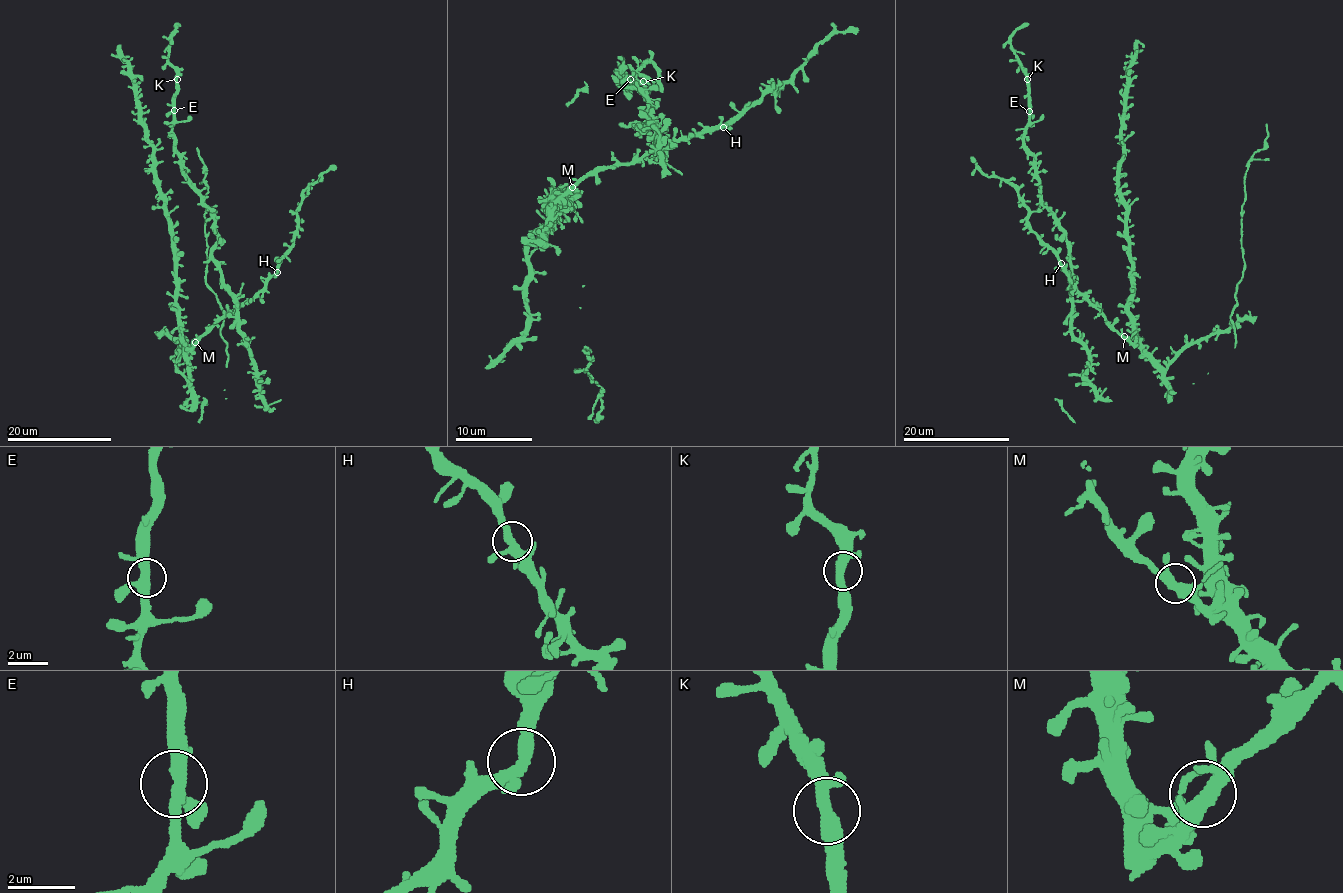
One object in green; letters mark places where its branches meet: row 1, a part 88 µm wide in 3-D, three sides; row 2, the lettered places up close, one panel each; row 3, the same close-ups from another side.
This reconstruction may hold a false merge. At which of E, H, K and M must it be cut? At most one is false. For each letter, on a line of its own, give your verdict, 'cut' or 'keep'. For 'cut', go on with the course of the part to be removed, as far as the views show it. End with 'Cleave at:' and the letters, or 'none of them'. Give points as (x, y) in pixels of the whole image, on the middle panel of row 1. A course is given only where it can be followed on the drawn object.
E: keep
H: keep
K: keep
M: keep
Cleave at: none of them

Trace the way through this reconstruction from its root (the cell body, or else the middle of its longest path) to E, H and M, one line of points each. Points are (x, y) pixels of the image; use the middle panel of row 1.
E: (587, 178), (653, 146), (656, 130), (634, 125), (648, 124), (653, 107), (623, 82), (623, 67), (630, 79)
H: (587, 178), (608, 167), (644, 158), (663, 146), (686, 141), (722, 126)
M: (587, 178), (572, 187)

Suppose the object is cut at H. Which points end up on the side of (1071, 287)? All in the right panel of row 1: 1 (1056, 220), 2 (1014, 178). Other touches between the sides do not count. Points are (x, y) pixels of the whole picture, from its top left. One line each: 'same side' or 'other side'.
1: same side
2: other side

